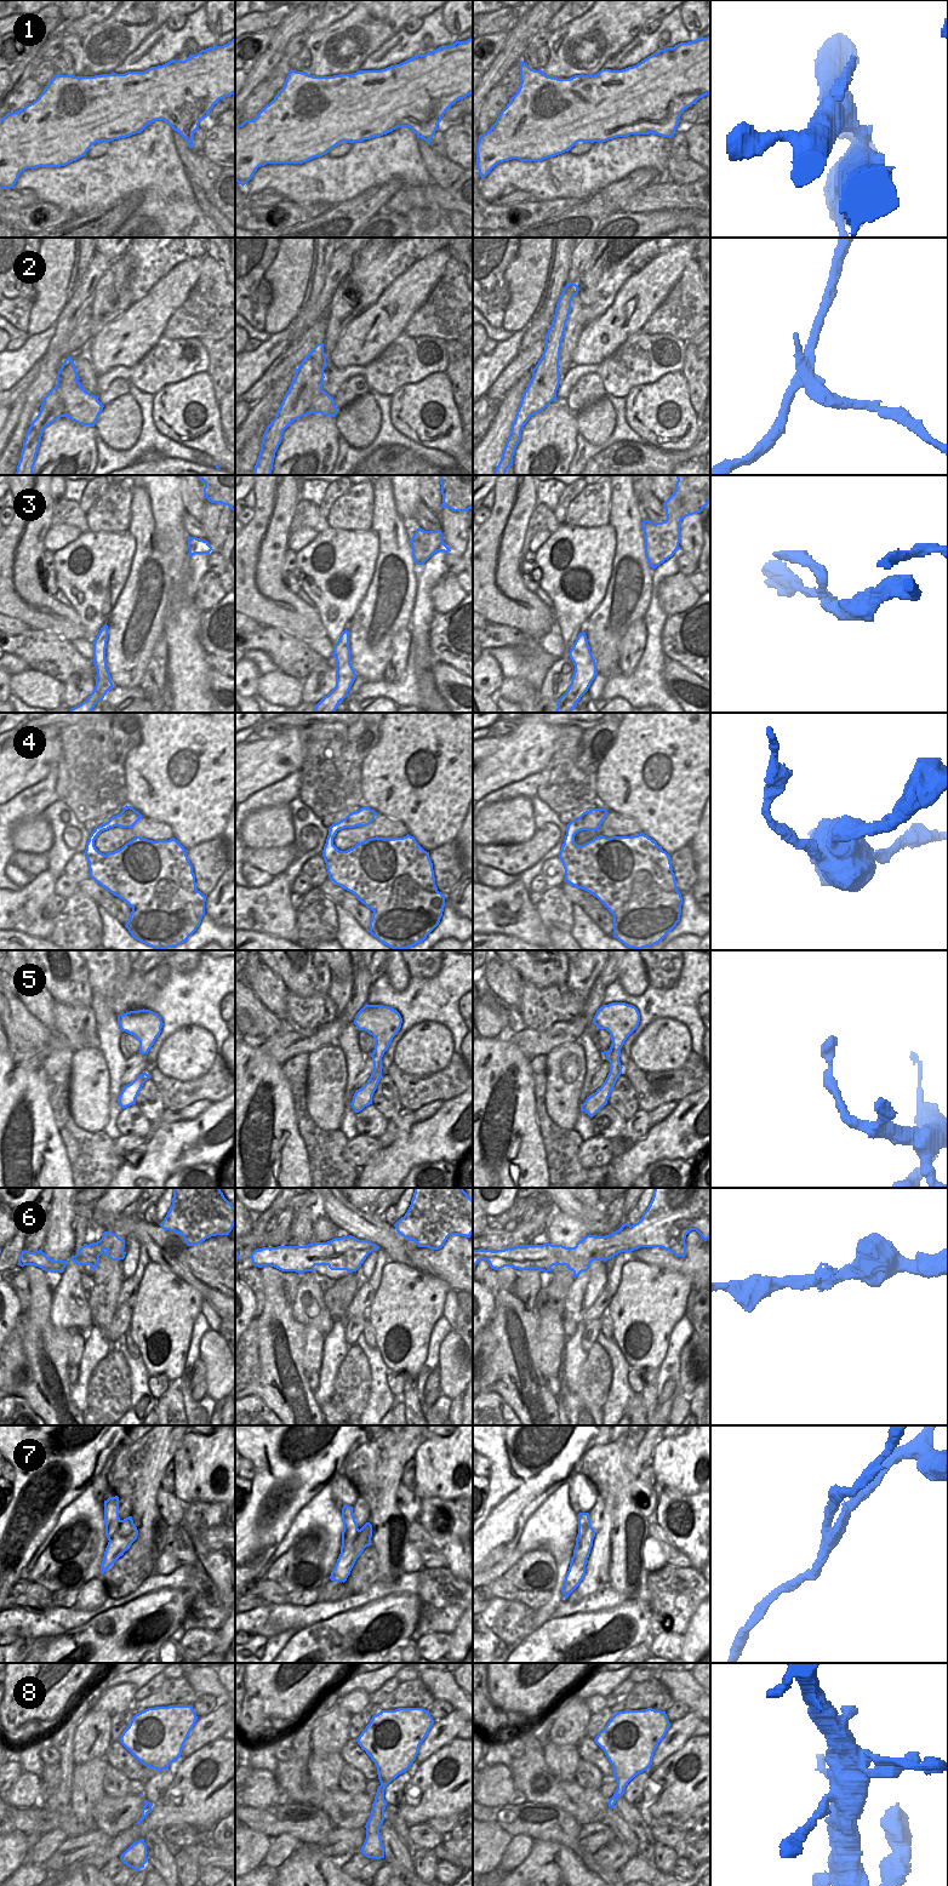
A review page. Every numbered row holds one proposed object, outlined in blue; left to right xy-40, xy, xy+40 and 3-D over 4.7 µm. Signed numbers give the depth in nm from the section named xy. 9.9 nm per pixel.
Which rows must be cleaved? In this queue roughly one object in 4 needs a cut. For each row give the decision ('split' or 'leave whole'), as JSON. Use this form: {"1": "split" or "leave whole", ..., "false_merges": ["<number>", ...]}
{"1": "leave whole", "2": "split", "3": "leave whole", "4": "split", "5": "leave whole", "6": "leave whole", "7": "split", "8": "split", "false_merges": ["2", "4", "7", "8"]}

